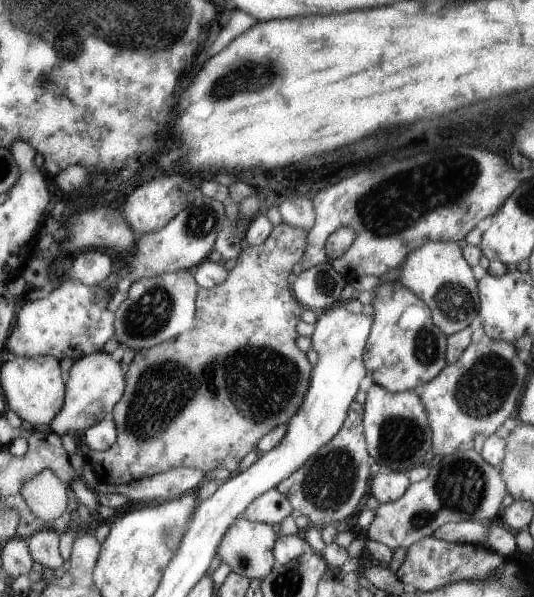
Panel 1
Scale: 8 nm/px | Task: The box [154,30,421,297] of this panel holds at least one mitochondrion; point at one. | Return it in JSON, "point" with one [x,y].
{"point":[229,86]}

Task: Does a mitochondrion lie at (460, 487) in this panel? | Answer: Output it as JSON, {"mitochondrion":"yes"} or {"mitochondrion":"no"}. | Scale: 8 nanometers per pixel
{"mitochondrion":"yes"}

